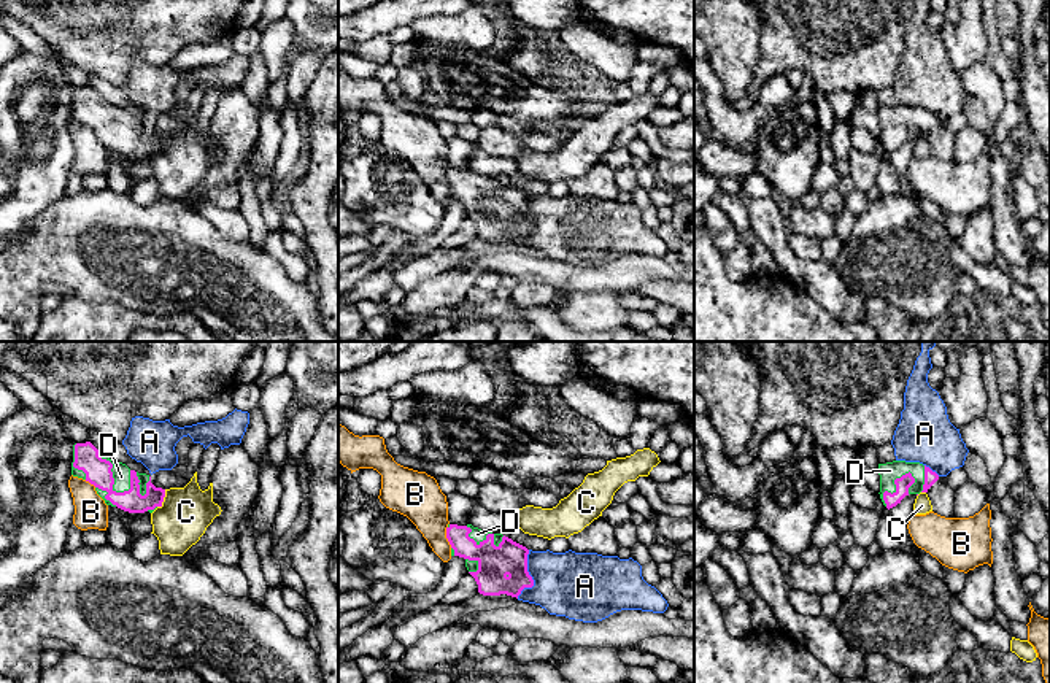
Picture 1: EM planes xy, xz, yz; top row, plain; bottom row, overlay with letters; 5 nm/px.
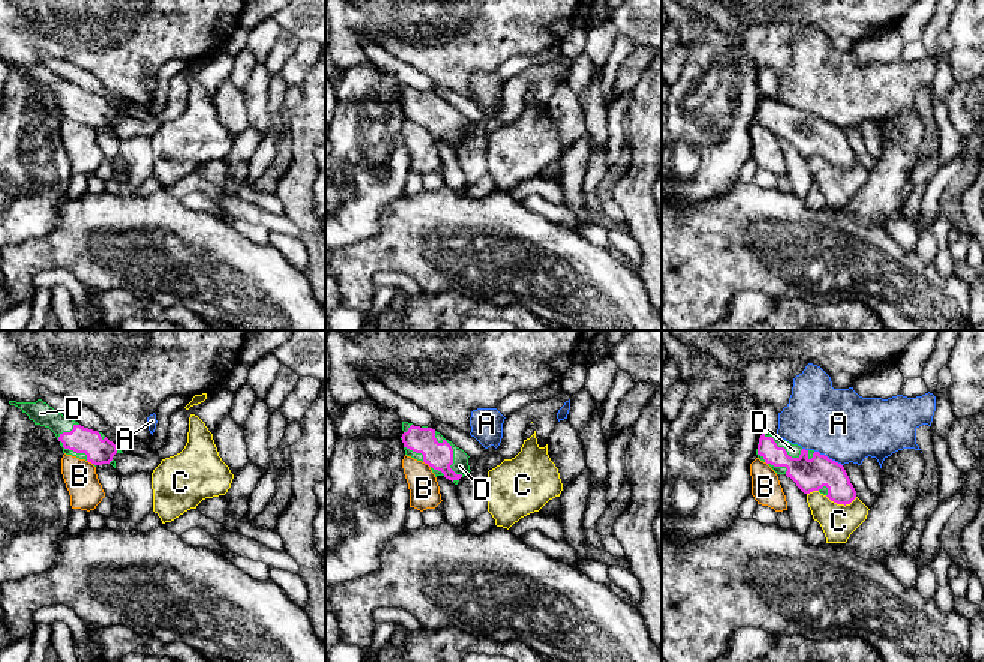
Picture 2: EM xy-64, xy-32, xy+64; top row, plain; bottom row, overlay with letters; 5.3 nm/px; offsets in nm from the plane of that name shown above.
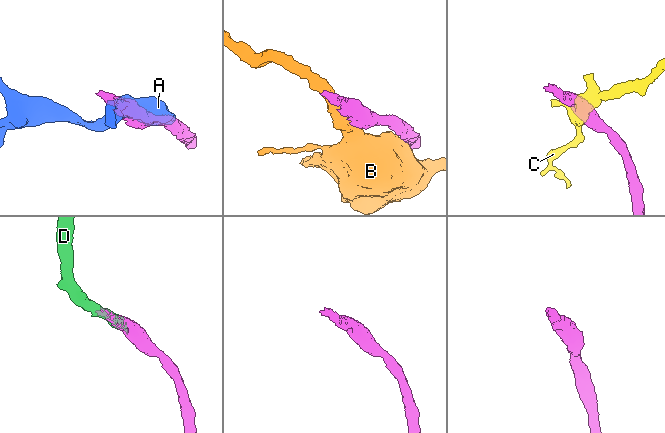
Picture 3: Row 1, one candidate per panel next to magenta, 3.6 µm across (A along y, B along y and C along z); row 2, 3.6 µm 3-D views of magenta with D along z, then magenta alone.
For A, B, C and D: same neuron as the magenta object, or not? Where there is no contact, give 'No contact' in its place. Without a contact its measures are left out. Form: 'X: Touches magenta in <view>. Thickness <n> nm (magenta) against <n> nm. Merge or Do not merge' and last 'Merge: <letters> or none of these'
A: Touches magenta in xz. Thickness 180 nm (magenta) against 340 nm. Do not merge
B: Touches magenta in xz. Thickness 140 nm (magenta) against 240 nm. Do not merge
C: Touches magenta in xy. Thickness 120 nm (magenta) against 260 nm. Do not merge
D: Touches magenta in xy. Thickness 130 nm (magenta) against 90 nm. Merge
Merge: D

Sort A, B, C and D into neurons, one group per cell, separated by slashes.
A / B / C / D

